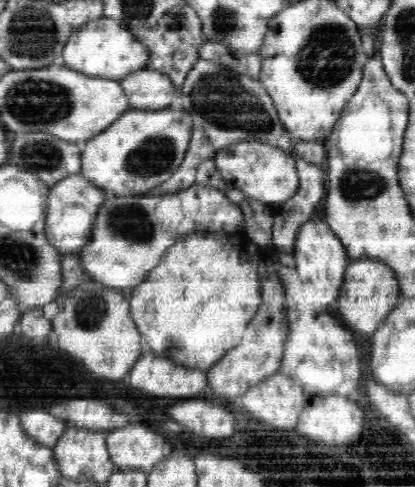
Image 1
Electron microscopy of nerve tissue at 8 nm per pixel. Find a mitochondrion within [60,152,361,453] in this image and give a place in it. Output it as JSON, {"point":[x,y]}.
{"point":[131,222]}

